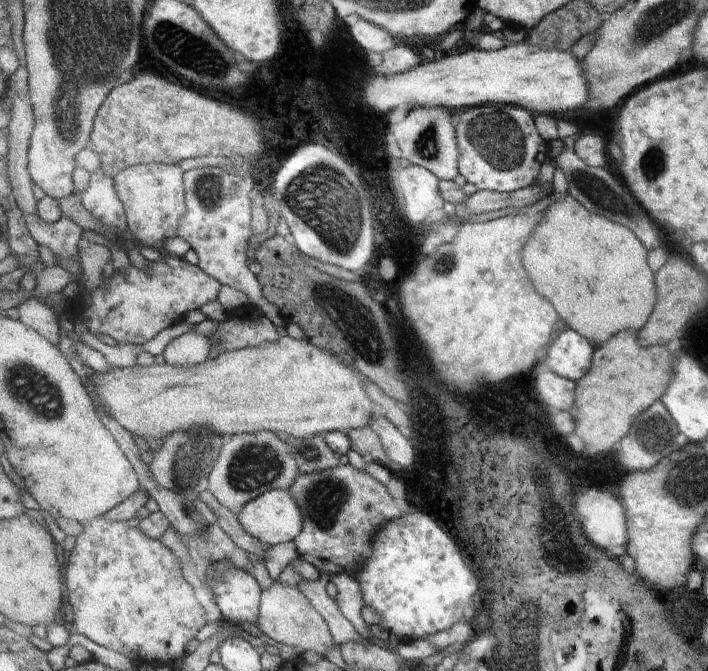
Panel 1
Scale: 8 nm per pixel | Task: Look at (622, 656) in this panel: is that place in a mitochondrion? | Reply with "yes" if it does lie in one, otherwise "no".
no

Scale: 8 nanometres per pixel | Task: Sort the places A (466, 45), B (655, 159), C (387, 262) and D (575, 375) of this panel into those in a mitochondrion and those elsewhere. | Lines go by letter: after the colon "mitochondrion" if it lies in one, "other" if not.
A: other
B: mitochondrion
C: other
D: other

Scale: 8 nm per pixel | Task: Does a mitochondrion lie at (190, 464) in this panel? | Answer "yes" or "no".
yes

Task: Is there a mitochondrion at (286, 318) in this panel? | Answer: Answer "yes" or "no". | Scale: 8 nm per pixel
no

